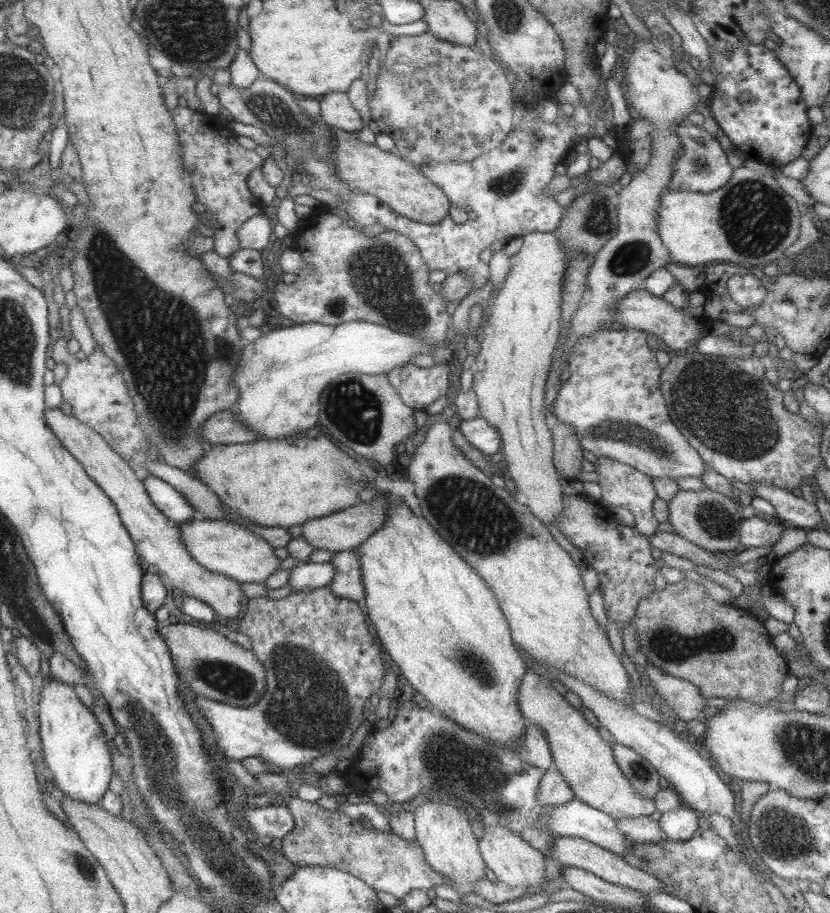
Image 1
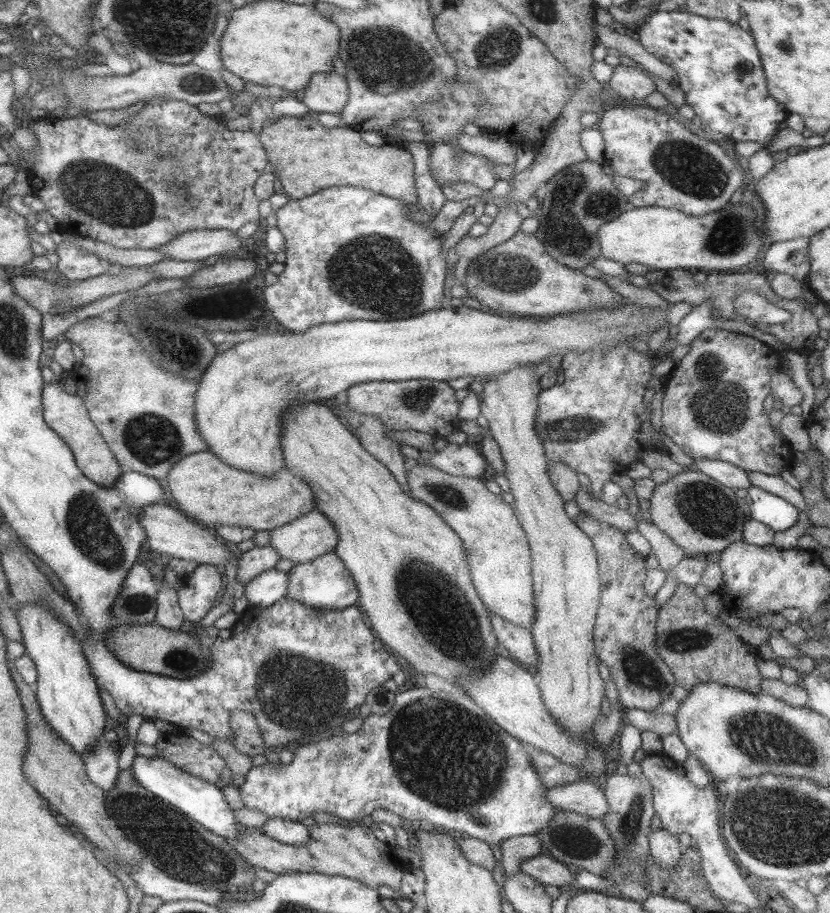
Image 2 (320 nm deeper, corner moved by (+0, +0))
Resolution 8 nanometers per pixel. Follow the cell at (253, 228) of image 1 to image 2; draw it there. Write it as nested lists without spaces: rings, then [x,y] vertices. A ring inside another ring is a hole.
[[[189,229],[178,234],[165,244],[156,246],[173,260],[202,260],[213,254],[243,251],[243,242],[231,230],[219,229]]]

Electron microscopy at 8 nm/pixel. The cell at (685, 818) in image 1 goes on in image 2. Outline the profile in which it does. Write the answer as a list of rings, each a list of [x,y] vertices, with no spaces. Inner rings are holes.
[[[664,828],[649,831],[648,847],[652,861],[663,868],[673,868],[682,856],[677,836],[669,834]]]

